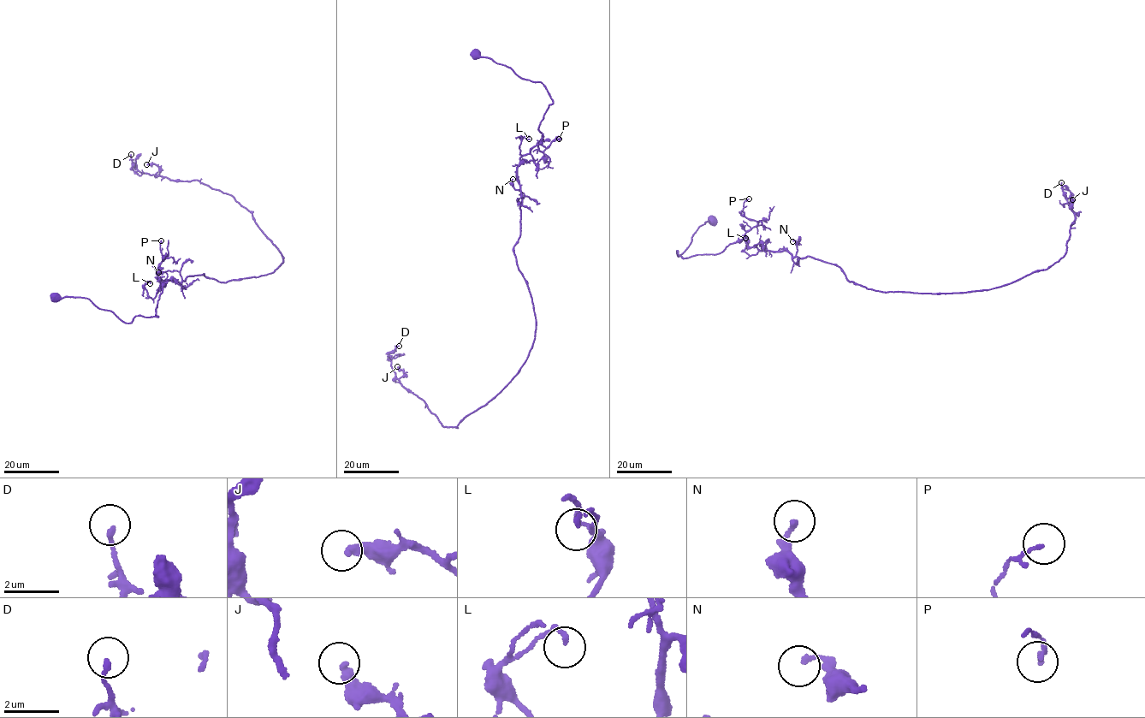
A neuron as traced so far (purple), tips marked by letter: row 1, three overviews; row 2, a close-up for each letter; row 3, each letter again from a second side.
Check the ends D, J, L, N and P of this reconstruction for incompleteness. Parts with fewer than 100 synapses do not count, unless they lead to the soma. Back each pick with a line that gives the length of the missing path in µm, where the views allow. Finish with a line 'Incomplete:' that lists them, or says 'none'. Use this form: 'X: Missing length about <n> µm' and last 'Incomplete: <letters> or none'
Incomplete: none

